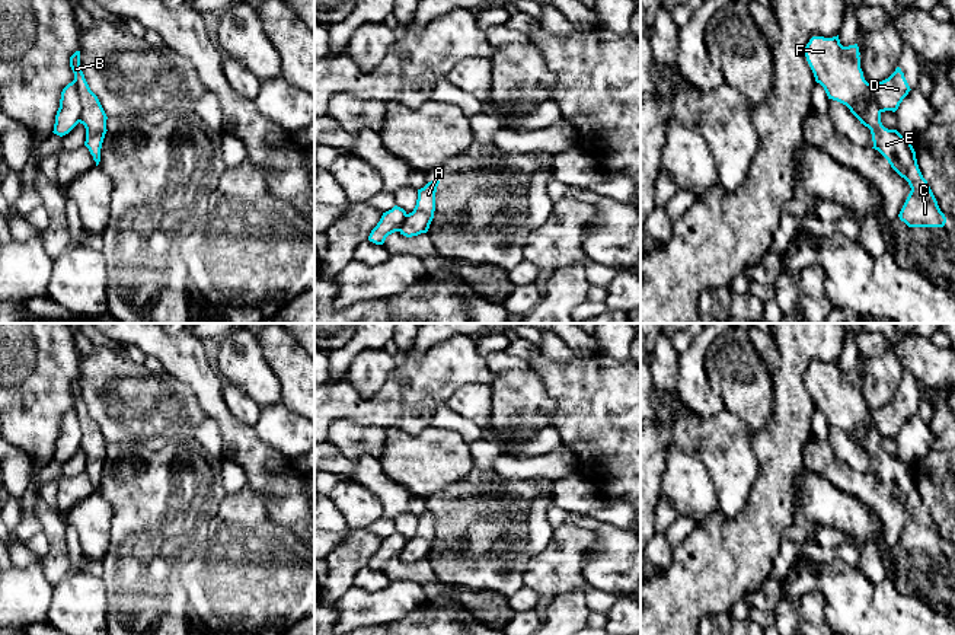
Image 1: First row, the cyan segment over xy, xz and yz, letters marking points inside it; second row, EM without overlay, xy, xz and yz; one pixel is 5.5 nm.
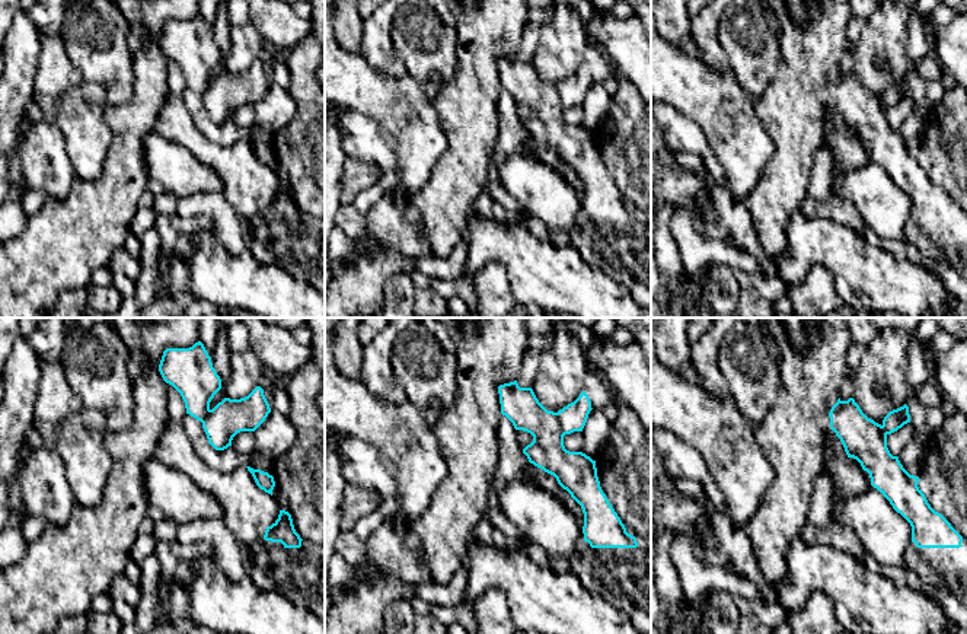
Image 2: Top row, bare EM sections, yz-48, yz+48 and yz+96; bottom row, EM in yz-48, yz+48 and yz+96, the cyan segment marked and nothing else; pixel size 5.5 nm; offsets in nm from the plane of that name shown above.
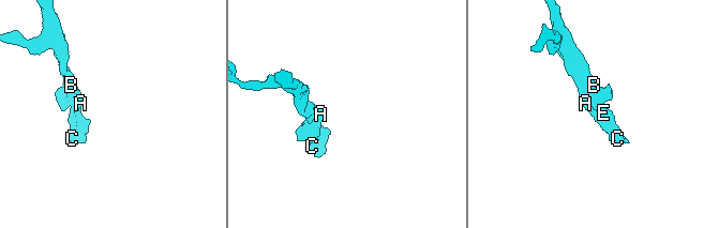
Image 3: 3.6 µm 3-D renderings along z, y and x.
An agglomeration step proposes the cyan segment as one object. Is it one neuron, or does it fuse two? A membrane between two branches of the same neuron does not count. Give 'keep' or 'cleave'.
cleave

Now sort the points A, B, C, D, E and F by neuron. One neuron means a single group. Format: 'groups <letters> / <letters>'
groups A B C E F / D

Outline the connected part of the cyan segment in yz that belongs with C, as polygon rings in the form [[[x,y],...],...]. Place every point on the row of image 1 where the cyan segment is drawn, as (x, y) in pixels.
[[[868,105],[859,121],[871,130],[872,149],[878,150],[911,188],[898,214],[900,220],[908,227],[943,227],[946,217],[919,169],[911,141],[897,130],[885,128],[881,122],[881,111],[875,105]]]

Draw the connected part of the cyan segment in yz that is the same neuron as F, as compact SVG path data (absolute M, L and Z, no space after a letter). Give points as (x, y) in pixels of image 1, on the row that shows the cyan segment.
M839 35L812 36L805 47L807 61L828 99L847 108L869 98L868 82L860 68L857 44L843 47Z

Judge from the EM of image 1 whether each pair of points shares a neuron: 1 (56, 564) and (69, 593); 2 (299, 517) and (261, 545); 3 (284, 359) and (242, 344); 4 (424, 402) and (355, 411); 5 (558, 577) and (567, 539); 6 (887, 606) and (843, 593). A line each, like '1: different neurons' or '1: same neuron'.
1: different neurons
2: different neurons
3: different neurons
4: same neuron
5: same neuron
6: same neuron

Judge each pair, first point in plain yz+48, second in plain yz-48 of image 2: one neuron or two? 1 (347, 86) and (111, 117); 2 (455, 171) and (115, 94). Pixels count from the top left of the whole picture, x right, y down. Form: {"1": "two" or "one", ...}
{"1": "two", "2": "two"}

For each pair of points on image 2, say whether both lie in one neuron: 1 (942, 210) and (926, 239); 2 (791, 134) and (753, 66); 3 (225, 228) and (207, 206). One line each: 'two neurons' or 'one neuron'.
1: one neuron
2: two neurons
3: one neuron

